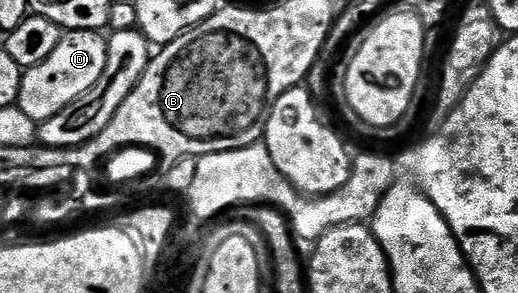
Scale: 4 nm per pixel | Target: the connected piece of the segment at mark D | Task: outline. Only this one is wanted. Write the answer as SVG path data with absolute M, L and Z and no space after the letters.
M68 31L65 32L51 53L40 65L25 68L20 81L20 97L17 107L34 123L48 121L48 117L56 117L60 109L68 109L72 101L84 97L100 77L104 77L104 69L108 65L108 39L102 31Z

